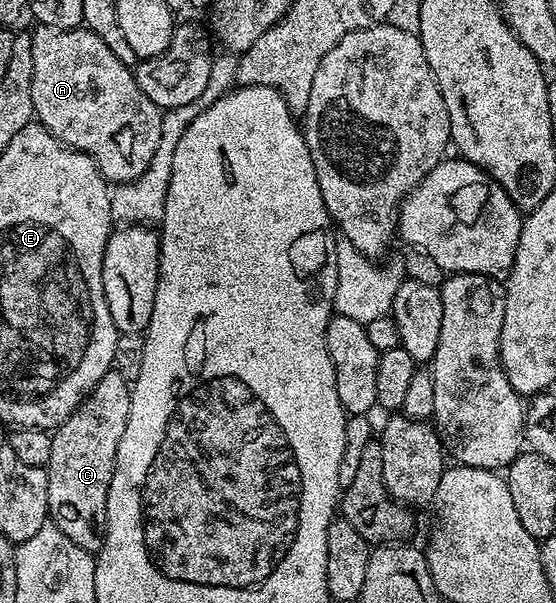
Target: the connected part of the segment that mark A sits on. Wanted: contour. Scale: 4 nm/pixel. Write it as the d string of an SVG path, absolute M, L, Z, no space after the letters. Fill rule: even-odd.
M37 24L31 30L34 51L34 79L32 80L32 112L47 132L54 134L69 149L77 149L94 159L100 174L109 183L138 180L149 167L163 137L162 109L150 101L149 96L138 87L135 72L123 65L86 27L60 30Z

